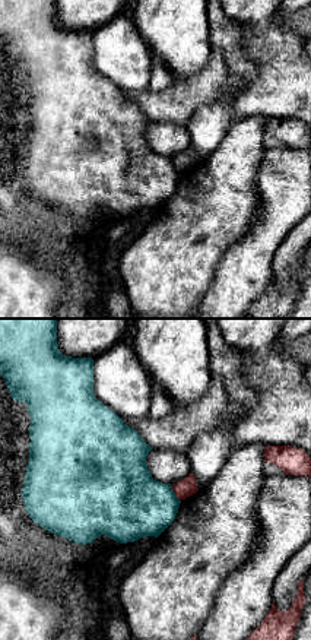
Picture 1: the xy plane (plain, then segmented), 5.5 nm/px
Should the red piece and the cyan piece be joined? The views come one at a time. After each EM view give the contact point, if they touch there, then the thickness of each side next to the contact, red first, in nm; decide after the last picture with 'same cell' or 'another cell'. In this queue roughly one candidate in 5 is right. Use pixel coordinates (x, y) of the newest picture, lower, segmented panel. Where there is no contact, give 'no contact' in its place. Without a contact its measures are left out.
meets red at (175, 494); 100 nm thick on the red side, 380 nm on the other

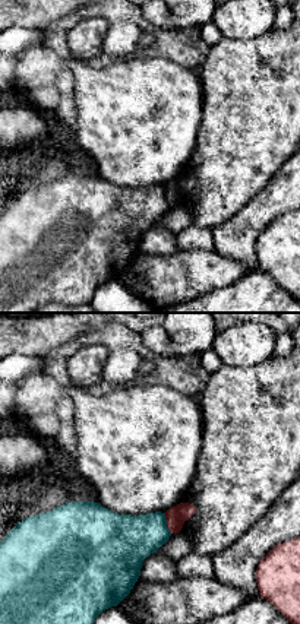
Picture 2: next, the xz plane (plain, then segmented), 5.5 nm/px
meets red at (167, 523); 110 nm thick on the red side, 280 nm on the other

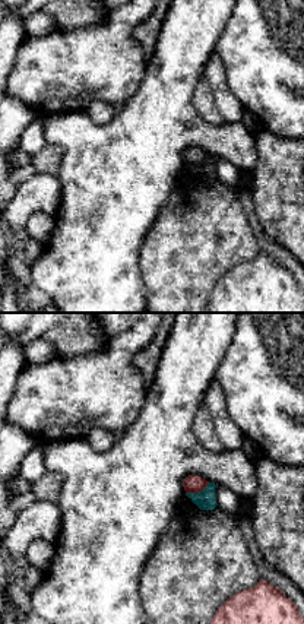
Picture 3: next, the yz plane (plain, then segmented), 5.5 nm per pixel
meets red at (198, 491); 100 nm thick on the red side, 110 nm on the other

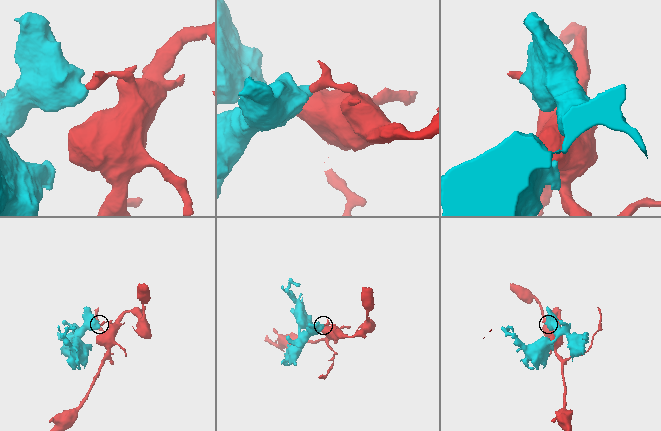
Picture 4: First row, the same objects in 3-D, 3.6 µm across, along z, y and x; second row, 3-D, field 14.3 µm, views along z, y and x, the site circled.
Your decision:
another cell

